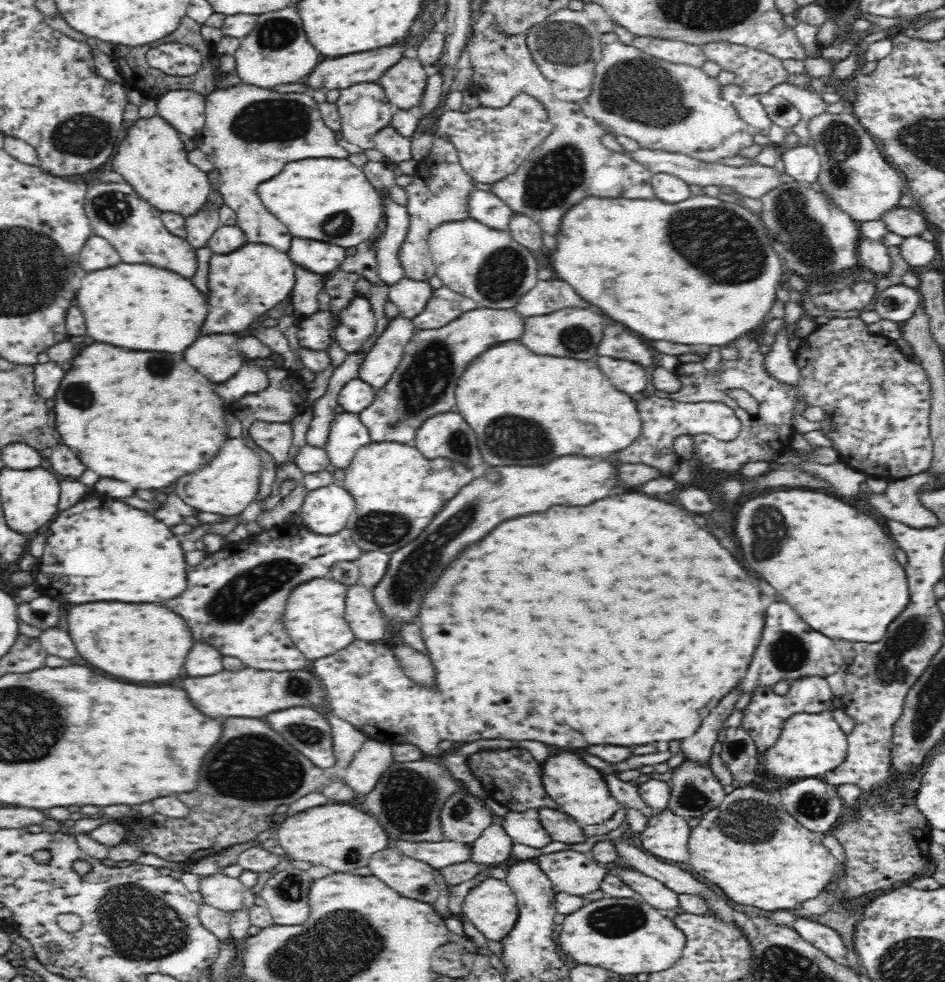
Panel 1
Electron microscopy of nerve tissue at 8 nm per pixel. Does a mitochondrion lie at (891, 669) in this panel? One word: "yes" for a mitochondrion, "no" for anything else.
yes

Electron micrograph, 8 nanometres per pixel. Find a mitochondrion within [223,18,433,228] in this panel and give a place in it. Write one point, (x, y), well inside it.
(281, 119)

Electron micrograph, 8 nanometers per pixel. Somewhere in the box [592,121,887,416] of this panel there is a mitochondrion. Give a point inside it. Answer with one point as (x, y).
(697, 233)

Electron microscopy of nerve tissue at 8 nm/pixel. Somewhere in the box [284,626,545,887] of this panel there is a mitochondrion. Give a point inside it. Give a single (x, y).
(407, 798)

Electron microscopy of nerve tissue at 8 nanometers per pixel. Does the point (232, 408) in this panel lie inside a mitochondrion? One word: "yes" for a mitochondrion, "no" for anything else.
no

